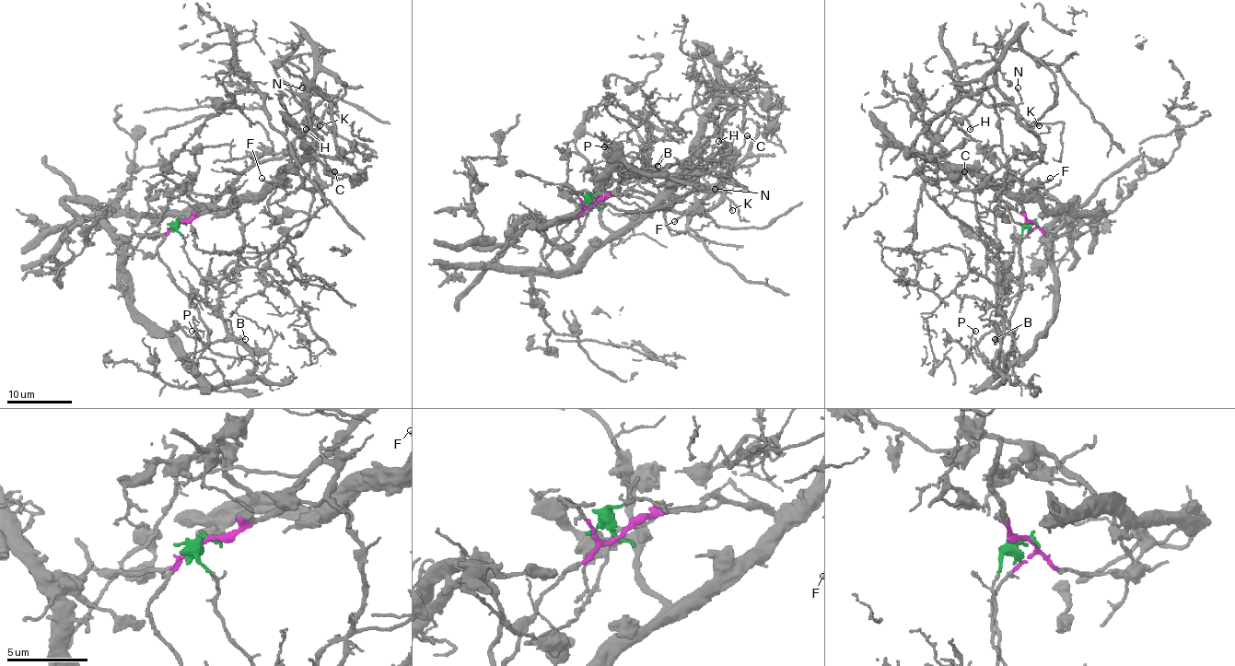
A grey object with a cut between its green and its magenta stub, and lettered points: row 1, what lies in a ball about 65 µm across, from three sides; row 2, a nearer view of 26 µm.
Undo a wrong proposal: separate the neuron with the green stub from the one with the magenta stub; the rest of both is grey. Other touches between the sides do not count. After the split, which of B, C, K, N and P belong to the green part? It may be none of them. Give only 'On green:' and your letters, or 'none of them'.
On green: B, C

